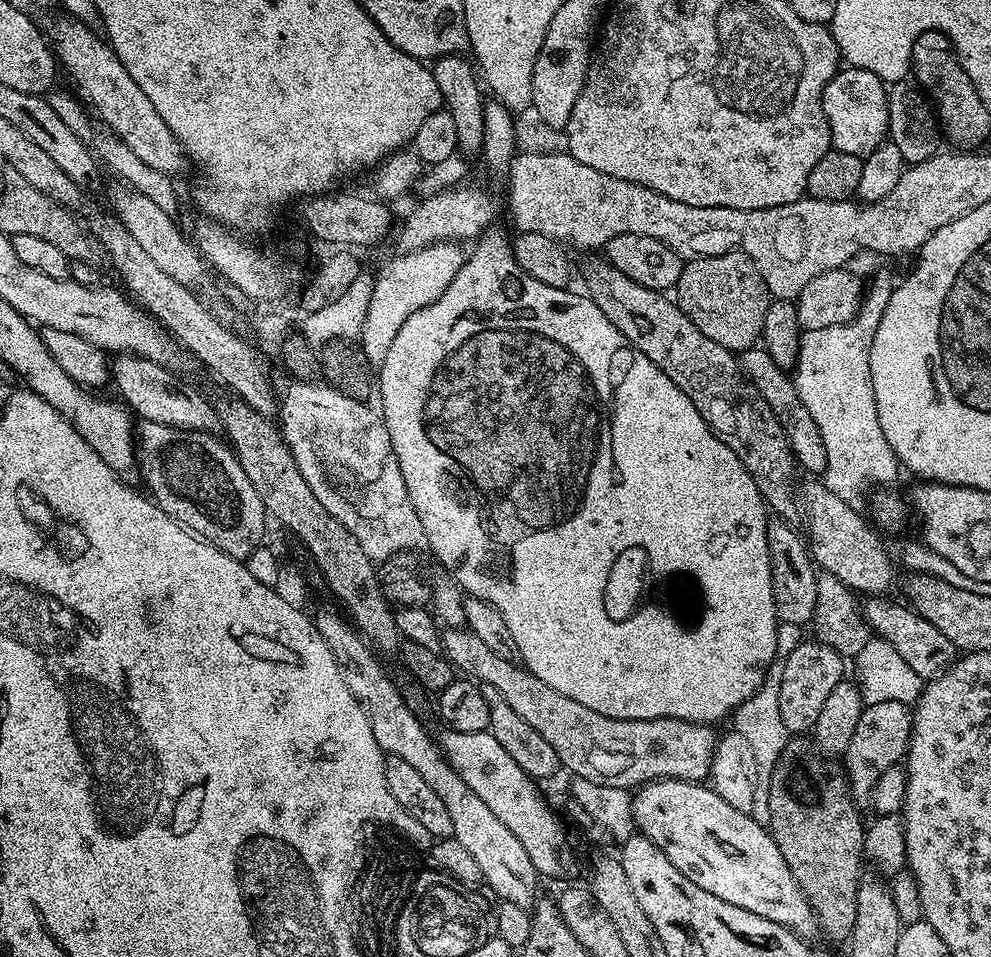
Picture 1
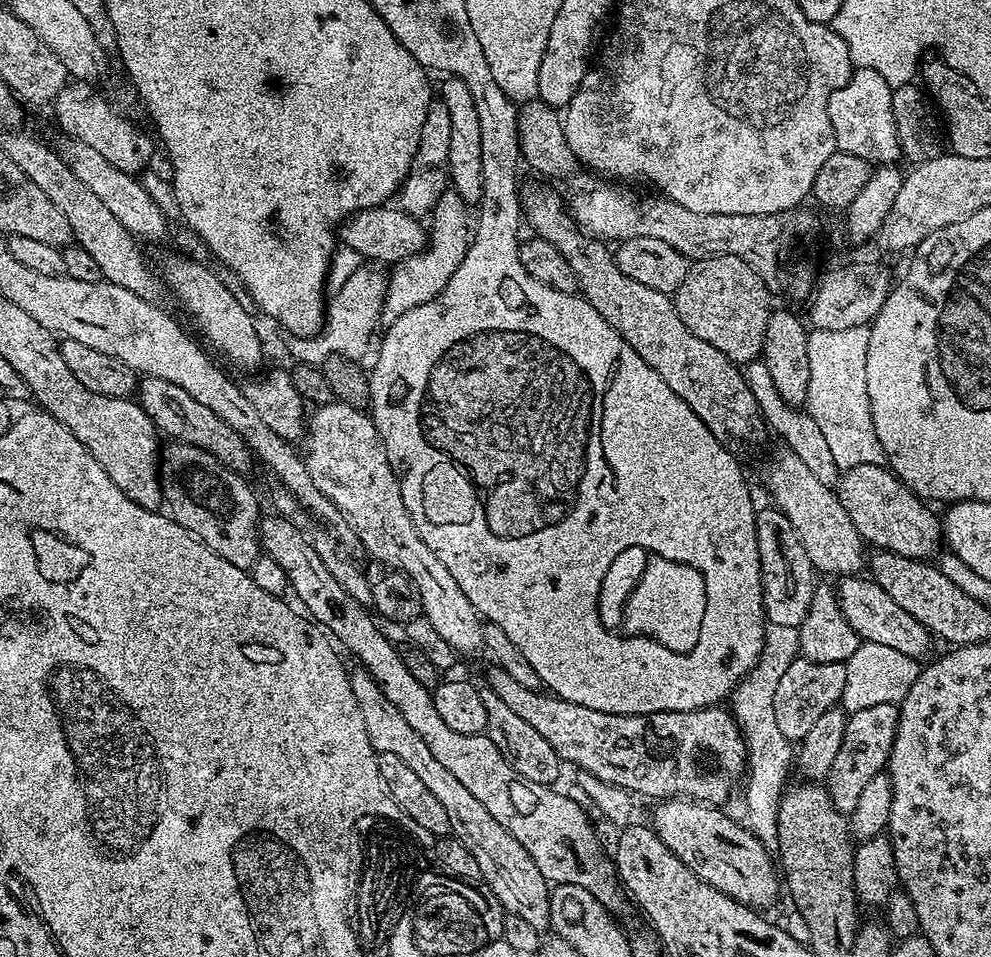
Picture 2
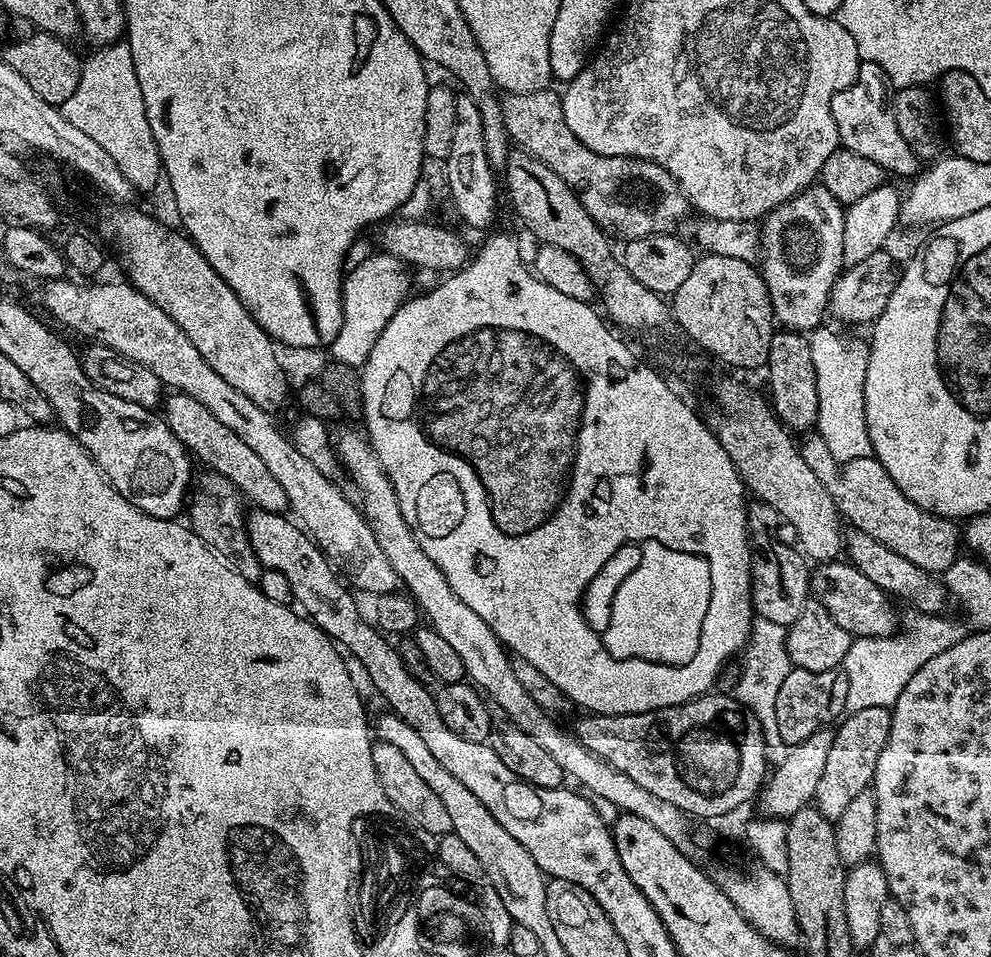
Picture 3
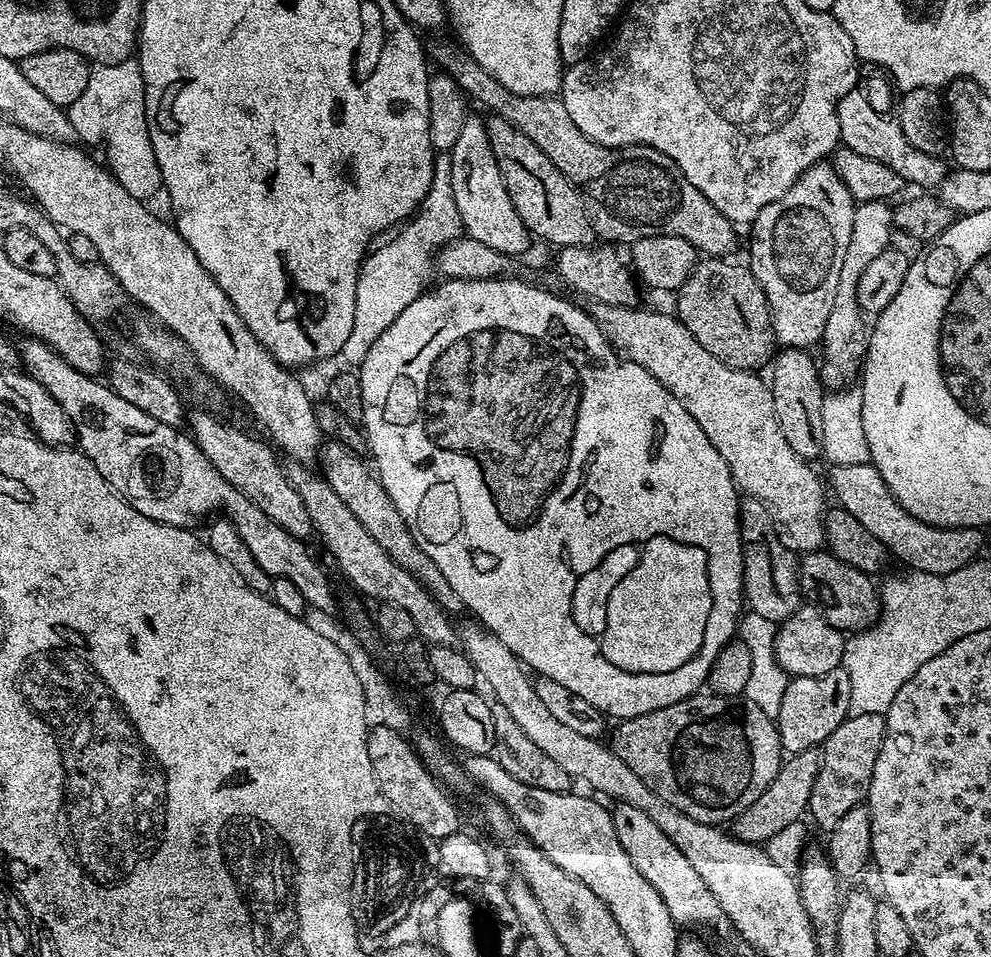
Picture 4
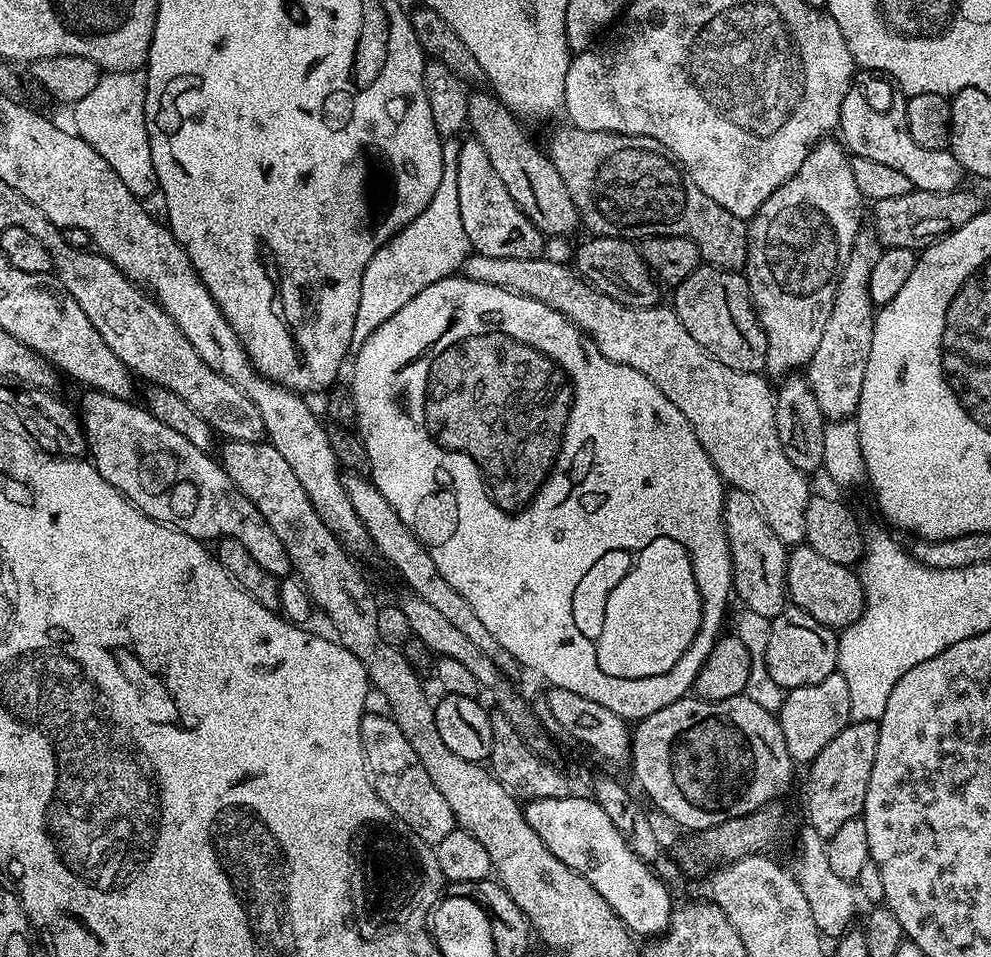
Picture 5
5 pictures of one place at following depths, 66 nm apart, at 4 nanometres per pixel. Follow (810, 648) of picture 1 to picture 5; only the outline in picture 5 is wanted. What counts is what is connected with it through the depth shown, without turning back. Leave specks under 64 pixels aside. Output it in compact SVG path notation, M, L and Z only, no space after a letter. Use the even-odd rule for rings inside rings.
M837 670L830 674L830 678L822 678L822 682L787 689L778 711L778 719L792 761L801 766L811 764L852 720L850 686L846 686L846 678Z

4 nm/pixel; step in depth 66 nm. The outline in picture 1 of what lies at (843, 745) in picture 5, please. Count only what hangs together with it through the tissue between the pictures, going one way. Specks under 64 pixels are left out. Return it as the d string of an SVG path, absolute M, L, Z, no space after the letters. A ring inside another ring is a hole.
M874 702L865 707L854 729L854 738L850 738L850 746L842 757L842 767L853 797L871 797L882 773L905 759L908 739L912 737L912 714L913 709L902 702Z

